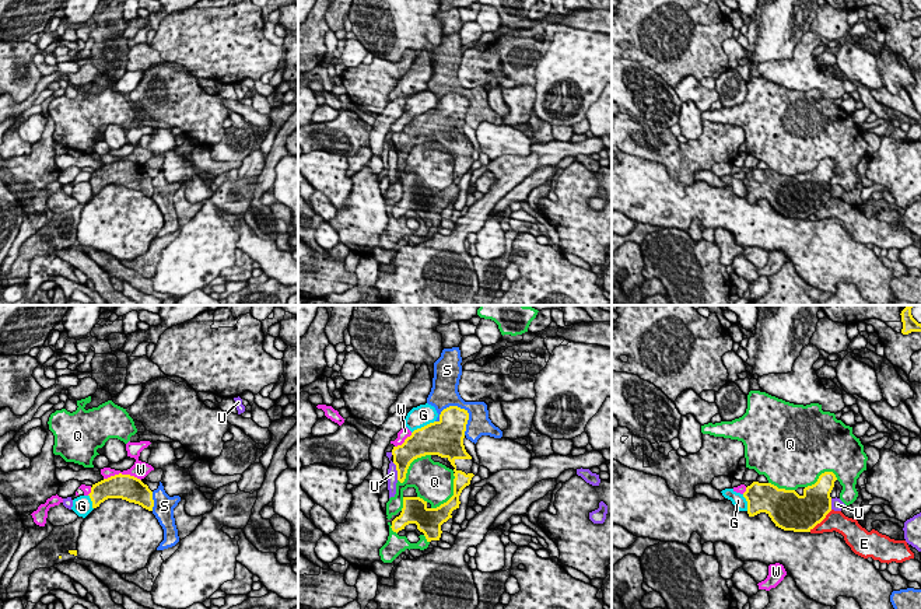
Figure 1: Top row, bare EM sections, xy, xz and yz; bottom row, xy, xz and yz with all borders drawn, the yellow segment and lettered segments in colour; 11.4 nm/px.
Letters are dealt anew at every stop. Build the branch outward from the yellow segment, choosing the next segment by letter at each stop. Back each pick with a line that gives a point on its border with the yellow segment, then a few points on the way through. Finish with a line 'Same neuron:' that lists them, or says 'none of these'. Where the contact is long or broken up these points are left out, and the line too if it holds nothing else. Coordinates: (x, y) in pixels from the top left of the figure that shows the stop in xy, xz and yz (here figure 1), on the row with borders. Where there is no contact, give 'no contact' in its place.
Same neuron: none of these

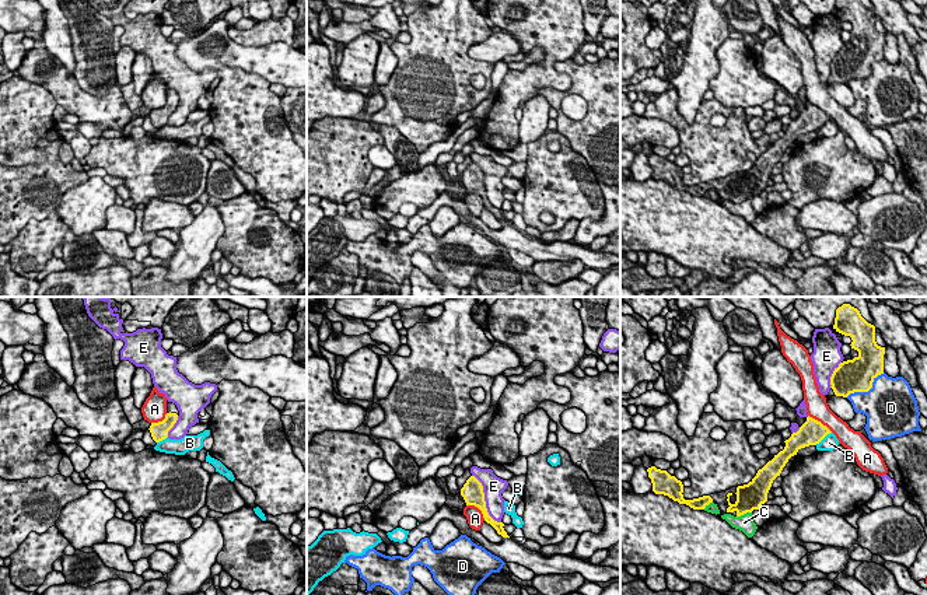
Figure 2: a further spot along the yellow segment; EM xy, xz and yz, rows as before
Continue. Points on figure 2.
Same neuron: none of these

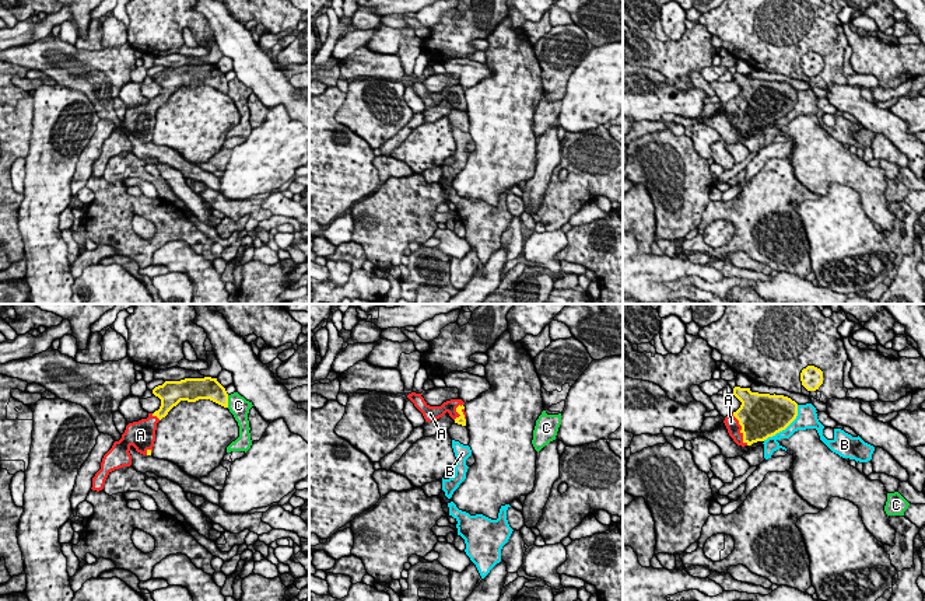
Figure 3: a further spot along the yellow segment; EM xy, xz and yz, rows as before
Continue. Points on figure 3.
A: contact yz (742, 429)
Same neuron: A

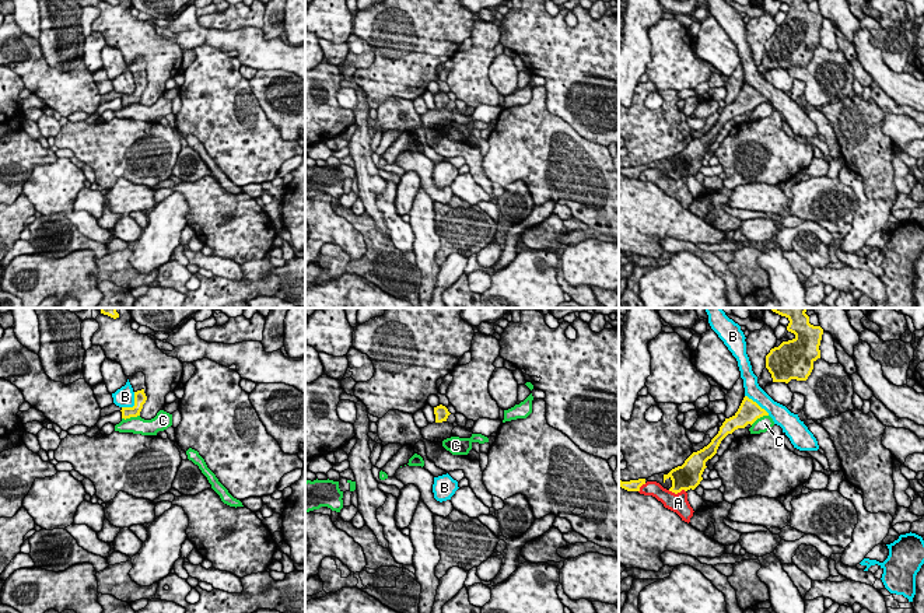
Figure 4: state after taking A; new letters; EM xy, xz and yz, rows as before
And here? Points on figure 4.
Same neuron: none of these

